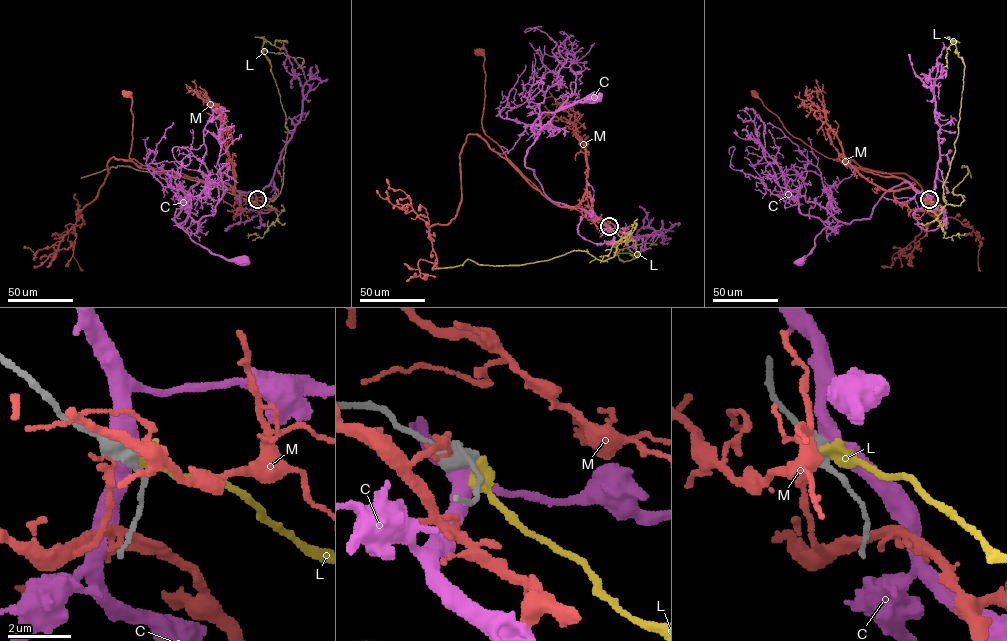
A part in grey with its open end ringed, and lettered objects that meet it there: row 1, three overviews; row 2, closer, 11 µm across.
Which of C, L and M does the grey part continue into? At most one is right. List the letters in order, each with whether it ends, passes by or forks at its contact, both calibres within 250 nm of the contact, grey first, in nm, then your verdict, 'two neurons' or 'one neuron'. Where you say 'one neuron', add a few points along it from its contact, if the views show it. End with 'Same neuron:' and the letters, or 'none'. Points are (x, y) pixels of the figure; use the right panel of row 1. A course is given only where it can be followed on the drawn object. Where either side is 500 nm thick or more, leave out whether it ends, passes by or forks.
C: calibres 500 and 500 nm; two neurons
L: calibres 440 and 500 nm; one neuron; course (929, 199), (939, 205), (945, 204), (943, 185), (958, 131), (965, 65), (954, 41), (947, 49), (947, 68)
M: calibres 500 and 200 nm; two neurons
Same neuron: L

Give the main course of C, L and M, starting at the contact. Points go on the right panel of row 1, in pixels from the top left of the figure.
C: (929, 199), (927, 193), (902, 182), (883, 195), (868, 219), (825, 227), (800, 261)
L: (929, 199), (939, 205), (945, 204), (943, 185), (958, 131), (965, 65), (954, 41), (947, 49), (947, 68)
M: (929, 199), (927, 203), (905, 180), (888, 173), (845, 165), (836, 159), (818, 153), (793, 136), (754, 93)

